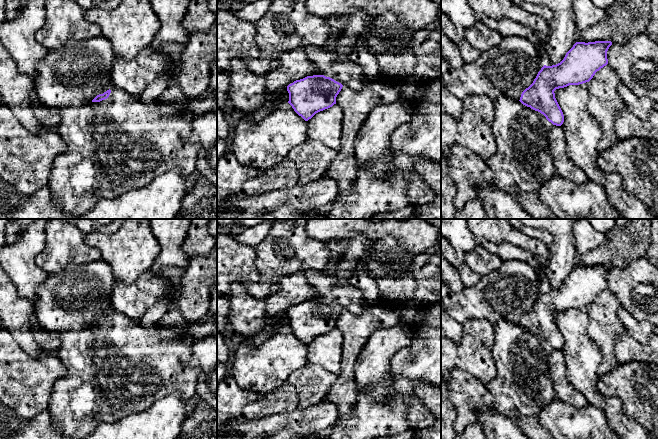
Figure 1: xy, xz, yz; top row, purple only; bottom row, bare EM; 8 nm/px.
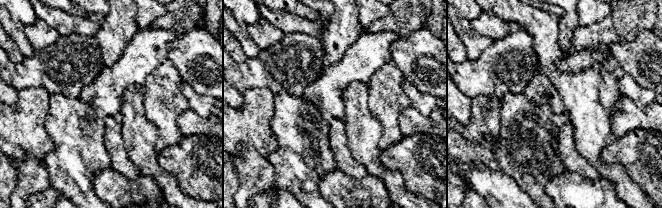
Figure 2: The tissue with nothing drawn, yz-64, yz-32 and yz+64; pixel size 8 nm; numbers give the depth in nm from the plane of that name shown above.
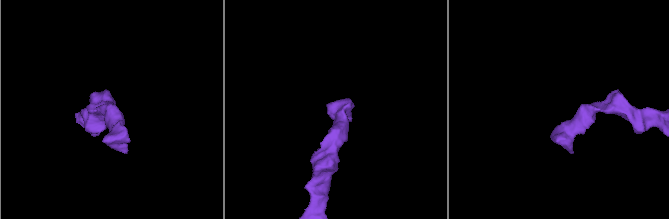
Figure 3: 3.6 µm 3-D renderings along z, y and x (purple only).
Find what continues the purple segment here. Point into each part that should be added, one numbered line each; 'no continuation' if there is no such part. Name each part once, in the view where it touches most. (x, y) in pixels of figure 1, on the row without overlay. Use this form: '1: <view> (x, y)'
1: yz (522, 386)

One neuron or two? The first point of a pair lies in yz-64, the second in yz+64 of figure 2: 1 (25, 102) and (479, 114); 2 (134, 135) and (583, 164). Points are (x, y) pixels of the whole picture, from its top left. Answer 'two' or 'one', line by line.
1: one
2: two

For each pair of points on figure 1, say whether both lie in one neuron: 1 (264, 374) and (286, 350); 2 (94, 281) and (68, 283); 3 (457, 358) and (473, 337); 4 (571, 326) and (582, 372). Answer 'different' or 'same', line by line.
1: same
2: same
3: same
4: same

